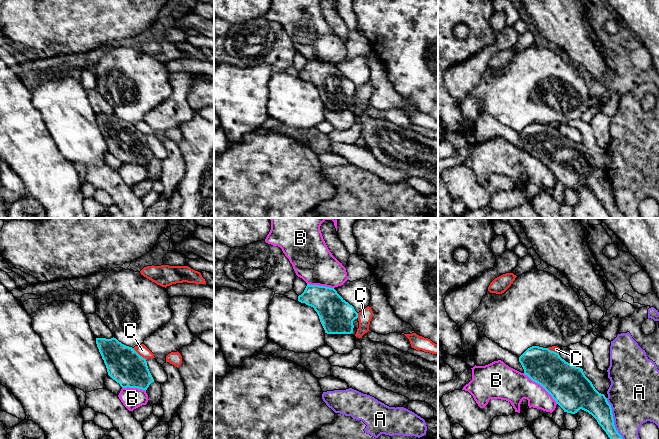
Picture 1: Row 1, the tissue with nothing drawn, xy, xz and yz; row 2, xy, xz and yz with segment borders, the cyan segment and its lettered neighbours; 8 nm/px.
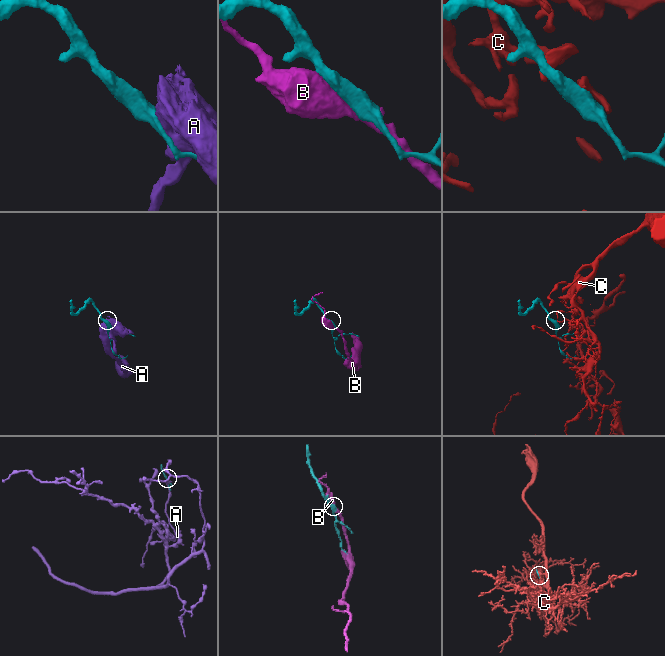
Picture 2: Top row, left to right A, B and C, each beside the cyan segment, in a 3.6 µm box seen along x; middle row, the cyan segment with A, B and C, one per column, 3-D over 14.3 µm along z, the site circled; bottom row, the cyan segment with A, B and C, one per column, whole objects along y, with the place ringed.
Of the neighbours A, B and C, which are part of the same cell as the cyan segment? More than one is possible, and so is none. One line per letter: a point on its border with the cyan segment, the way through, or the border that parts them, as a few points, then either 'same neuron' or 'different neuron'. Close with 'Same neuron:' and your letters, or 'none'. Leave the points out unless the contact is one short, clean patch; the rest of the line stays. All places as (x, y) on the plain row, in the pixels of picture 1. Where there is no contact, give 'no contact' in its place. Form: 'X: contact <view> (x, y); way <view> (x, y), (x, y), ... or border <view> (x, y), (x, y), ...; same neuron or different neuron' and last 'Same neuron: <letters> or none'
A: contact yz (613, 196); different neuron
B: contact yz (541, 161); different neuron
C: contact xy (139, 131); border xy (133, 124), (146, 135); different neuron
Same neuron: none

